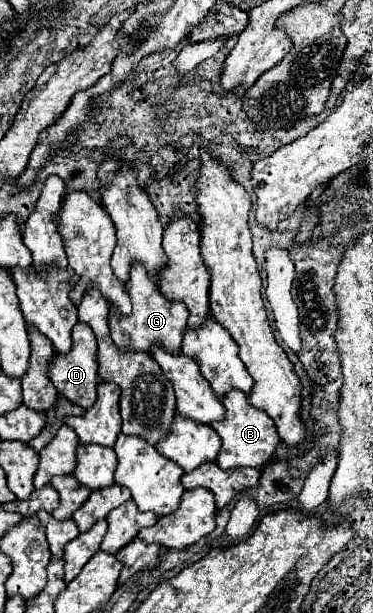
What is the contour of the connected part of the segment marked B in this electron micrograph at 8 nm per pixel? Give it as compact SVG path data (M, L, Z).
M229 391L223 397L223 405L225 405L225 419L223 421L215 421L211 423L211 427L217 431L217 435L221 437L221 449L217 455L217 465L221 469L233 469L233 467L263 467L275 453L275 447L279 445L279 435L275 429L273 419L265 413L255 409L249 401L247 395L243 391Z

